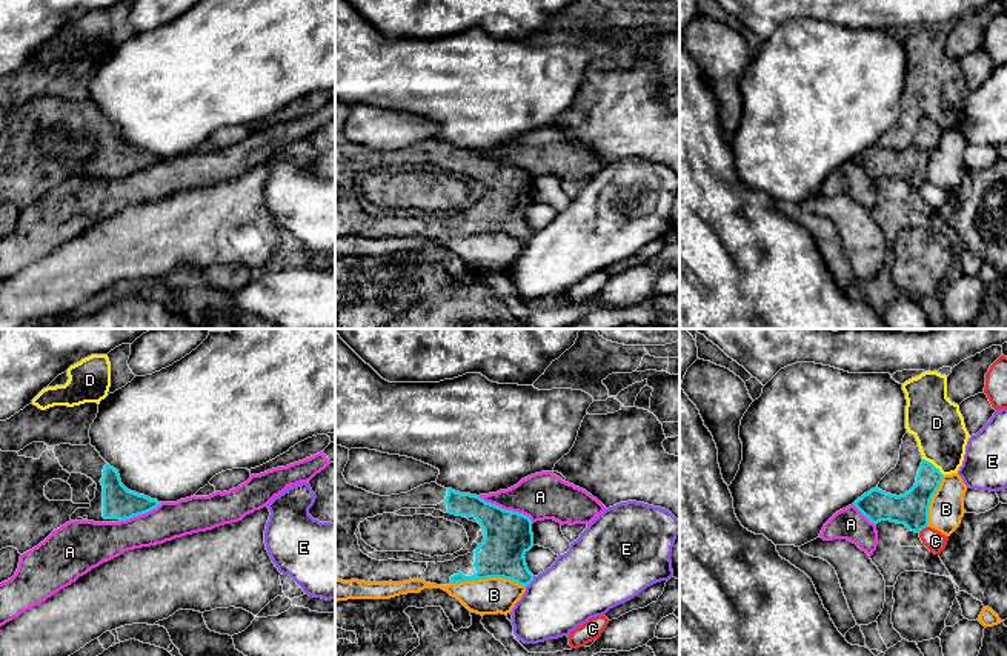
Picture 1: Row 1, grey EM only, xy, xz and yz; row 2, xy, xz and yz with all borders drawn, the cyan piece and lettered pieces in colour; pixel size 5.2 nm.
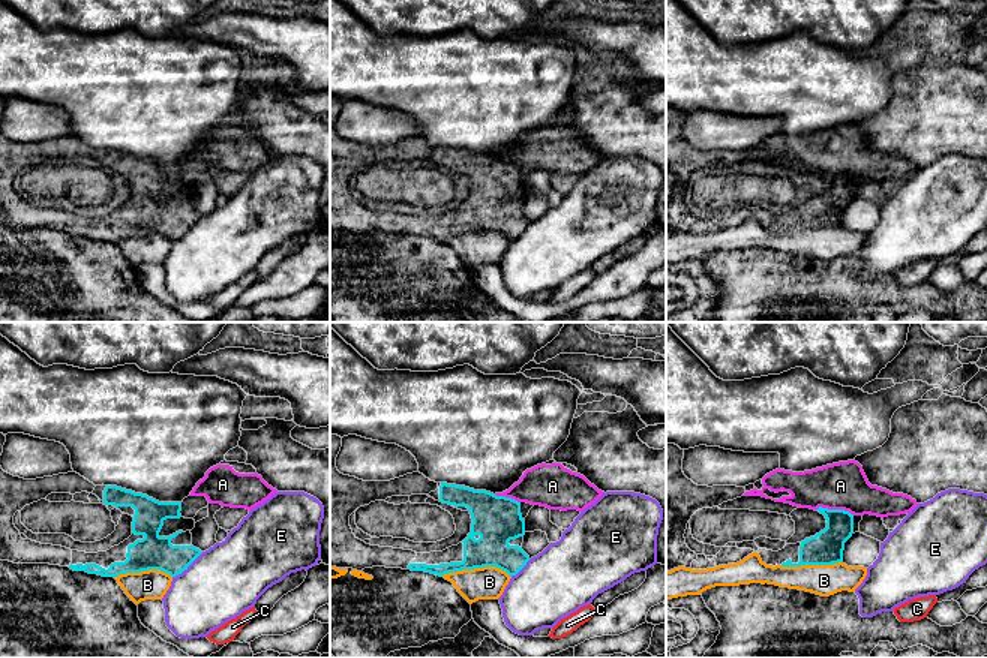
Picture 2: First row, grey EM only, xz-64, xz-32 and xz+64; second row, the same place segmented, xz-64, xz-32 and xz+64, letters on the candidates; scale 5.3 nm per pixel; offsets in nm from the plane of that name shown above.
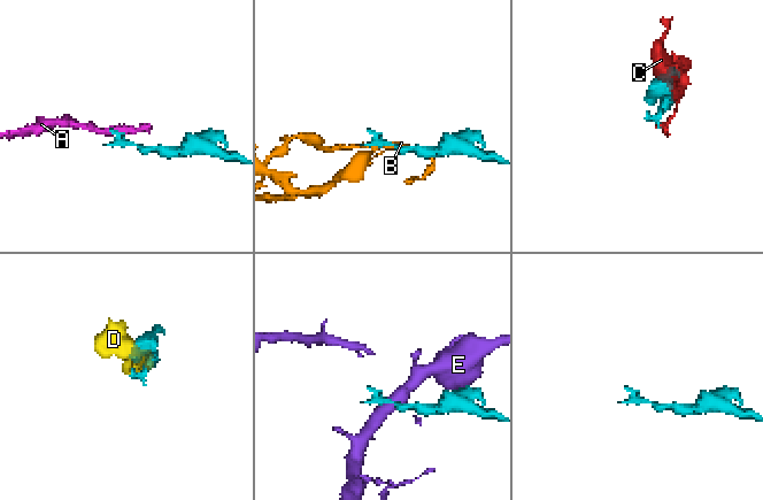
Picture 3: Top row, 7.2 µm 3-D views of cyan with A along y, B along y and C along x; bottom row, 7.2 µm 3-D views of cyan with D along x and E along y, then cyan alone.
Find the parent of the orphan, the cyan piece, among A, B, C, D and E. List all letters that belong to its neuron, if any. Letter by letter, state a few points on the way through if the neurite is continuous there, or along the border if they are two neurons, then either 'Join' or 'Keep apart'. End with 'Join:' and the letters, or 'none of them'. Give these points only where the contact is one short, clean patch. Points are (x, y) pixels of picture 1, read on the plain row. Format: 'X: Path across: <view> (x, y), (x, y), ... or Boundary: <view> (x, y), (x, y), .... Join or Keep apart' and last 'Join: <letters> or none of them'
A: Boundary: xz (478, 152), (505, 165), (521, 168), (532, 178). Keep apart
B: Boundary: xz (451, 238), (509, 234), (525, 243). Keep apart
C: Keep apart
D: Keep apart
E: Keep apart
Join: none of them

